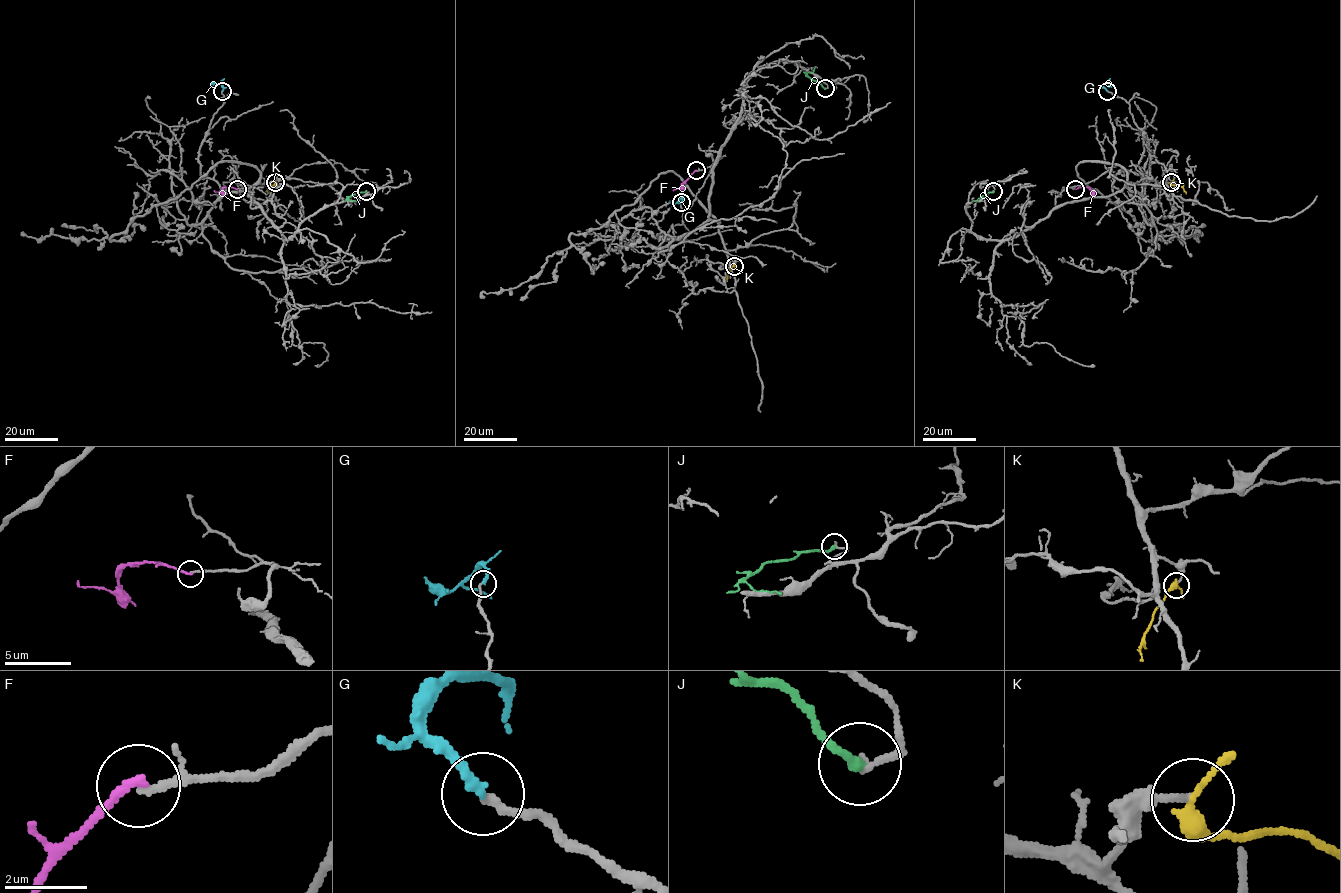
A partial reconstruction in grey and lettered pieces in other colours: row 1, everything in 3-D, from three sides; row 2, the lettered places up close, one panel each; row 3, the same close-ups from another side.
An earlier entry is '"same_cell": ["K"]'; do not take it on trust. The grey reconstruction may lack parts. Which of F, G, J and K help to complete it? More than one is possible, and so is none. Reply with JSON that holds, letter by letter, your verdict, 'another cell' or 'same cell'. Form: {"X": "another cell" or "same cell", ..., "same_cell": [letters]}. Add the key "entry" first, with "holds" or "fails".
{"entry": "fails", "F": "another cell", "G": "same cell", "J": "another cell", "K": "another cell", "same_cell": ["G"]}

